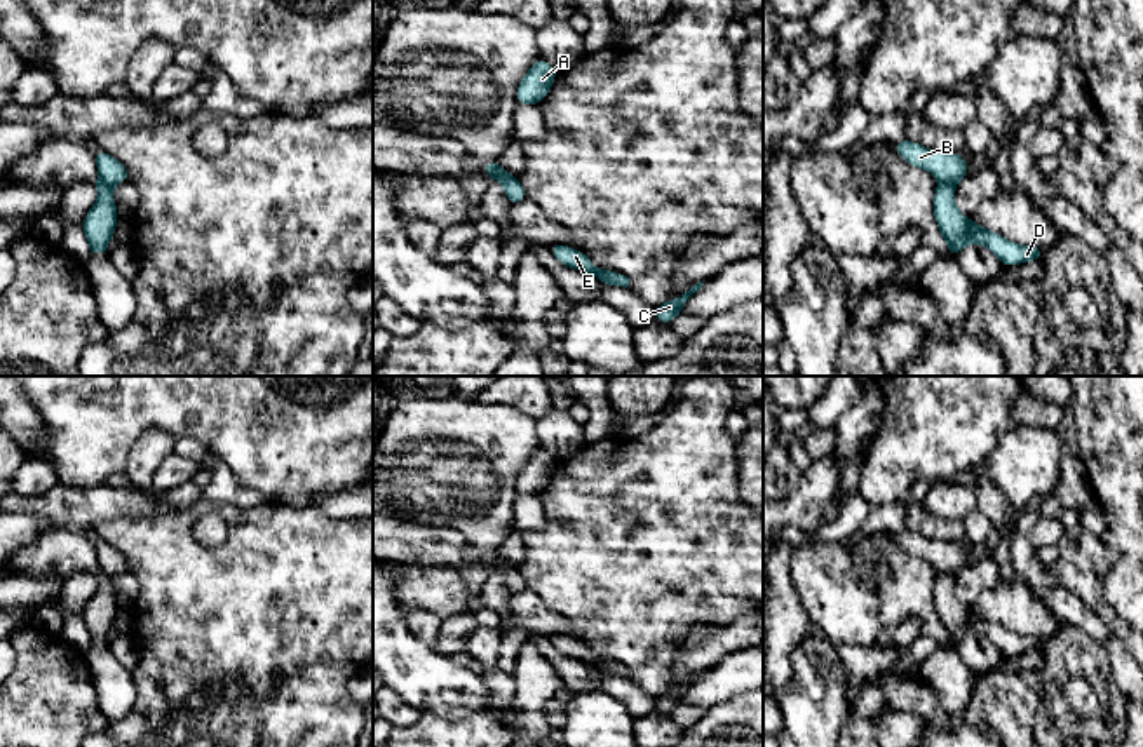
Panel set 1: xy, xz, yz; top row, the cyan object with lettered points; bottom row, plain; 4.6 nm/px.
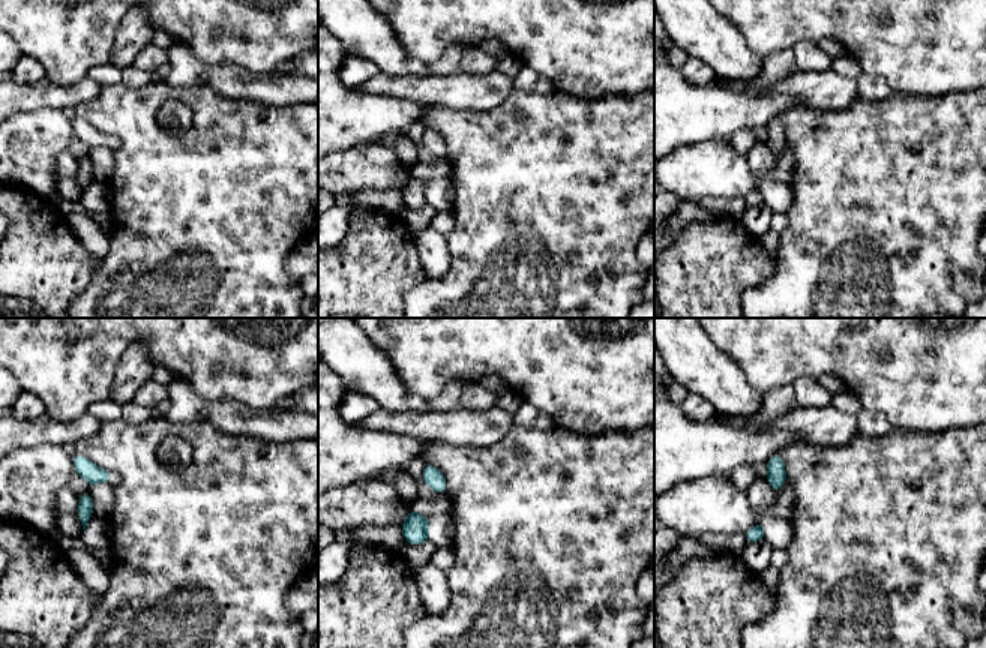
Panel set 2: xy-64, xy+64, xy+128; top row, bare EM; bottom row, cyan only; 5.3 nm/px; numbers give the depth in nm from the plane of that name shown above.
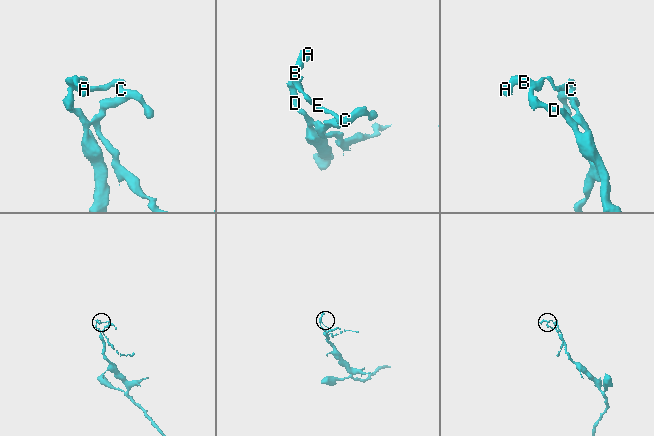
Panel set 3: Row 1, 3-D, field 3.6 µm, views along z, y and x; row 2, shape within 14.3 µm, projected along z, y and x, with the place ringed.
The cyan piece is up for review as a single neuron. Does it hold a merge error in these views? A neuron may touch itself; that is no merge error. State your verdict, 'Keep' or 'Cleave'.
Cleave

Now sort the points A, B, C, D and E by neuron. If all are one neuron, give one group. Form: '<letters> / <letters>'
A B C E / D

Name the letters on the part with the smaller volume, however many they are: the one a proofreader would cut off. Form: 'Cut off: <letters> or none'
Cut off: A, B, C, E

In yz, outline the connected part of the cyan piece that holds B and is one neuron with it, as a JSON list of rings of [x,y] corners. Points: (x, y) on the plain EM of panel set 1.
[[[915,531],[894,533],[896,542],[910,554],[934,564],[939,571],[957,575],[967,562],[967,550],[960,543],[929,540]]]

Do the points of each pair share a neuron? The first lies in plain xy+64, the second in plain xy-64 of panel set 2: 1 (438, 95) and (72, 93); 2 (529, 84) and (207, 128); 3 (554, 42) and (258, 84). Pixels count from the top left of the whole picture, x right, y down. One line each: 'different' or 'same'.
1: same
2: different
3: different

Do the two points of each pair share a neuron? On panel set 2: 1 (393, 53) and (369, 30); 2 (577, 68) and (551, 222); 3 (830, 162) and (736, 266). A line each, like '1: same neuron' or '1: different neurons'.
1: same neuron
2: different neurons
3: different neurons

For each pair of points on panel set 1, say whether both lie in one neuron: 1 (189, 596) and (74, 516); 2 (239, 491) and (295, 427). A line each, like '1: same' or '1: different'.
1: different
2: different

